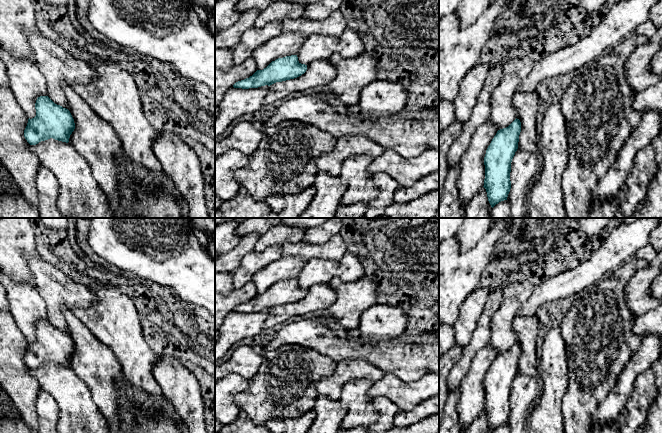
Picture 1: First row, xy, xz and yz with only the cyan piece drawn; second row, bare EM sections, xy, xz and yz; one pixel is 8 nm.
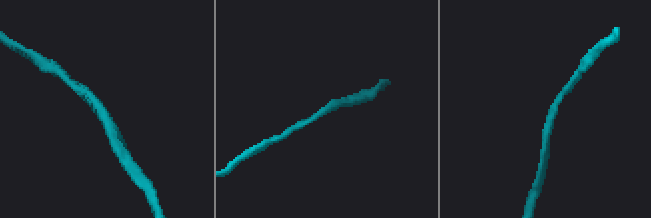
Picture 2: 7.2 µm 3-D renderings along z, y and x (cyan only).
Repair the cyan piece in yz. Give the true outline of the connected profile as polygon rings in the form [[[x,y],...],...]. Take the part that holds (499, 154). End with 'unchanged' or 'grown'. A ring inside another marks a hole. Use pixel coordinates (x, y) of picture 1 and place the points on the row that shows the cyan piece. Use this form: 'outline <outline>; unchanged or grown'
outline [[[515,119],[508,127],[497,131],[484,157],[484,188],[493,208],[507,200],[511,189],[511,162],[518,149],[521,122]]]; unchanged

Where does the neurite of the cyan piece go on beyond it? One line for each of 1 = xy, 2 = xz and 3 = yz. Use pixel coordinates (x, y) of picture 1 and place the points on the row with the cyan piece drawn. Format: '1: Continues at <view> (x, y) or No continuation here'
1: No continuation here
2: No continuation here
3: No continuation here

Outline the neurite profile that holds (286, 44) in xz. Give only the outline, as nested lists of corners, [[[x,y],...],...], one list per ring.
[[[282,32],[259,46],[251,55],[256,60],[257,70],[263,70],[278,58],[297,55],[306,38],[300,34]]]

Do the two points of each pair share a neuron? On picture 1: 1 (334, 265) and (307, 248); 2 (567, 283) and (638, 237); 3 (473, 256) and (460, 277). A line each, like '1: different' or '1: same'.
1: different
2: same
3: same

